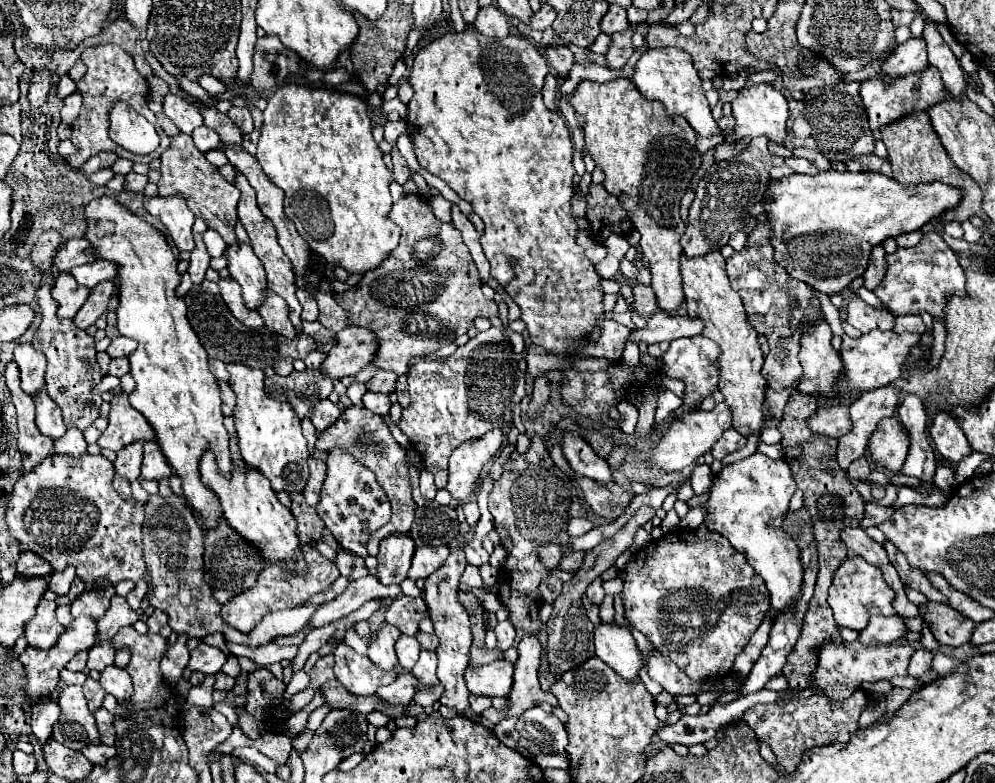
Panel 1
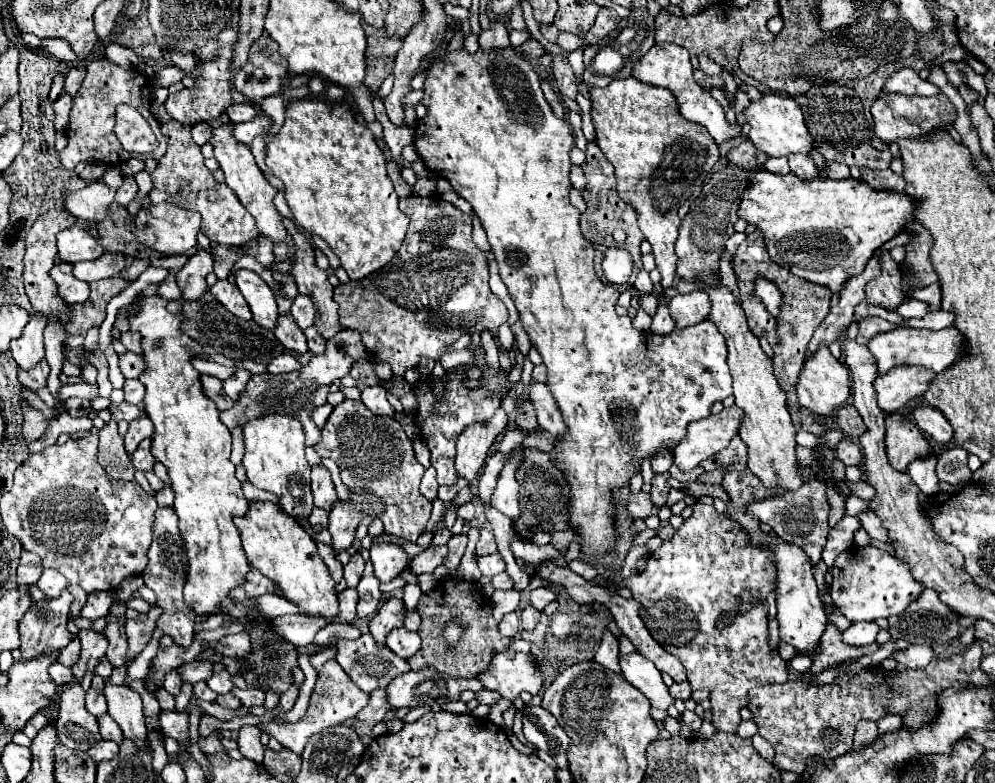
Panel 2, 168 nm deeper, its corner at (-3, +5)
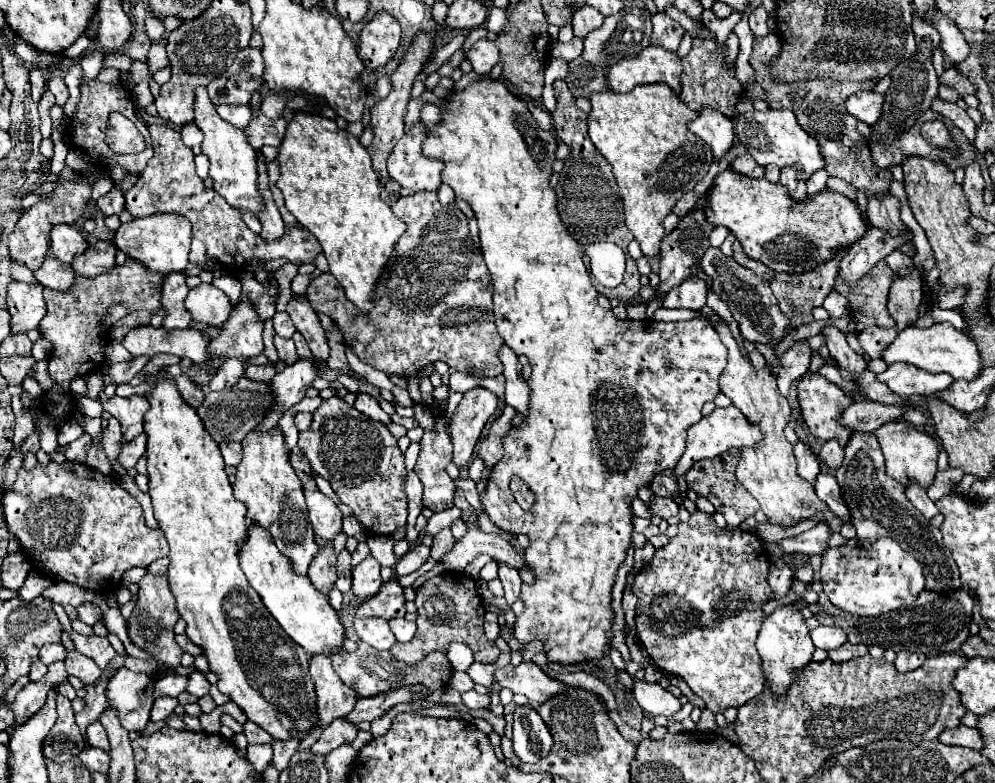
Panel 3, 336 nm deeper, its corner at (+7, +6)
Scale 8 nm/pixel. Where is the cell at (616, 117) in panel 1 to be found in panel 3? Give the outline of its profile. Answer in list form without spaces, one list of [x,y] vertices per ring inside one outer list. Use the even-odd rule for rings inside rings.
[[[664,83],[636,85],[630,93],[592,93],[590,101],[590,139],[614,169],[624,203],[626,227],[640,243],[642,253],[652,259],[660,253],[660,241],[666,235],[662,221],[676,201],[692,191],[708,173],[714,161],[712,149],[686,127],[696,111],[688,109],[688,105]]]

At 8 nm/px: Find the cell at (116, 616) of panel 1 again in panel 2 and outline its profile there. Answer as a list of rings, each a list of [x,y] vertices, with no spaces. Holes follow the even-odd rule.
[[[80,630],[78,638],[82,642],[82,654],[80,654],[78,662],[72,666],[72,674],[74,674],[72,682],[76,682],[76,684],[80,684],[84,680],[84,674],[88,670],[98,666],[98,662],[104,658],[106,648],[108,648],[106,638],[94,630]]]

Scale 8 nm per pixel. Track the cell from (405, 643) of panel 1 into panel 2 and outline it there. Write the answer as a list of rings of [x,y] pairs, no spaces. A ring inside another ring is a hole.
[[[394,628],[386,636],[386,646],[398,654],[400,658],[410,658],[420,650],[420,636],[418,632],[410,632],[406,628]]]

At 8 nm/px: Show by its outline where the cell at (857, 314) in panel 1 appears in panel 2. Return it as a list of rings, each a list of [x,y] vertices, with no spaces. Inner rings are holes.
[[[864,318],[864,320],[860,322],[860,334],[862,334],[866,340],[870,340],[874,334],[890,332],[890,330],[894,330],[894,328],[896,328],[896,324],[890,324],[890,322],[886,322],[886,320],[882,320],[882,318]]]

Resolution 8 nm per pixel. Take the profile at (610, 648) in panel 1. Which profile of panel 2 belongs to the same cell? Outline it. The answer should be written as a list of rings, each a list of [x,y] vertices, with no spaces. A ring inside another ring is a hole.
[[[634,652],[624,658],[620,656],[620,666],[622,666],[624,678],[650,700],[652,708],[668,710],[674,704],[674,698],[670,696],[668,686],[664,684],[660,672],[642,654]]]

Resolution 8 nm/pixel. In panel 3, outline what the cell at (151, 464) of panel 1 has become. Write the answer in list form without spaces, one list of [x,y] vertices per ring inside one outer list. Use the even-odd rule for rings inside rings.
[[[138,435],[134,441],[122,445],[118,461],[124,469],[132,469],[138,463],[138,459],[144,455],[144,451],[146,451],[146,435]]]

